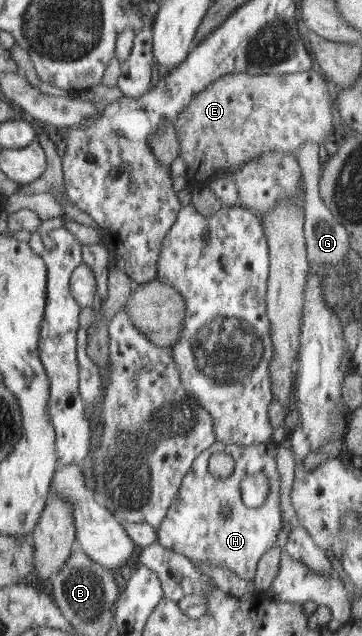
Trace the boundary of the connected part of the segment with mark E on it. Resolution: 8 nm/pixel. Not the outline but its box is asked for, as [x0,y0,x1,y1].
[175,70,334,194]

